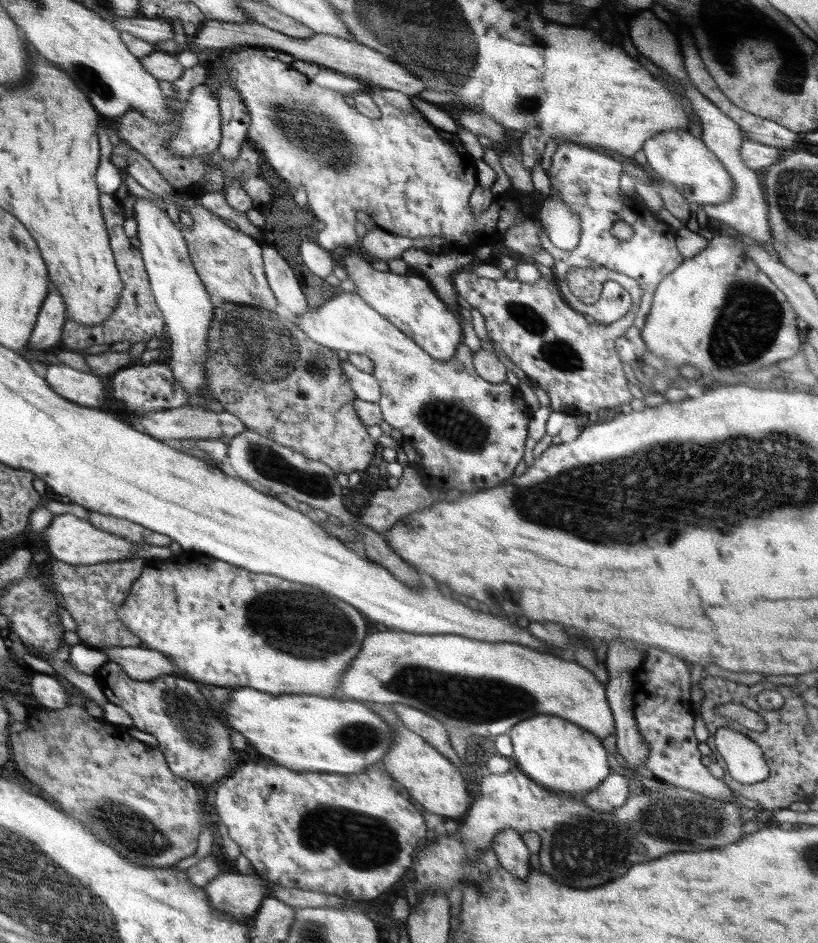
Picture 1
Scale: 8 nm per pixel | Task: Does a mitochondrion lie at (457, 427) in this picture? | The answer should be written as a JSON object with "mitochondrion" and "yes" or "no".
{"mitochondrion":"yes"}

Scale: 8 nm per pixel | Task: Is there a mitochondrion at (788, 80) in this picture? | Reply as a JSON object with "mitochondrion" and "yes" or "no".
{"mitochondrion":"yes"}

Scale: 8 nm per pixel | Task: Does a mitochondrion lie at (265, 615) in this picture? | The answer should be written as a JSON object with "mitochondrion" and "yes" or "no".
{"mitochondrion":"yes"}

